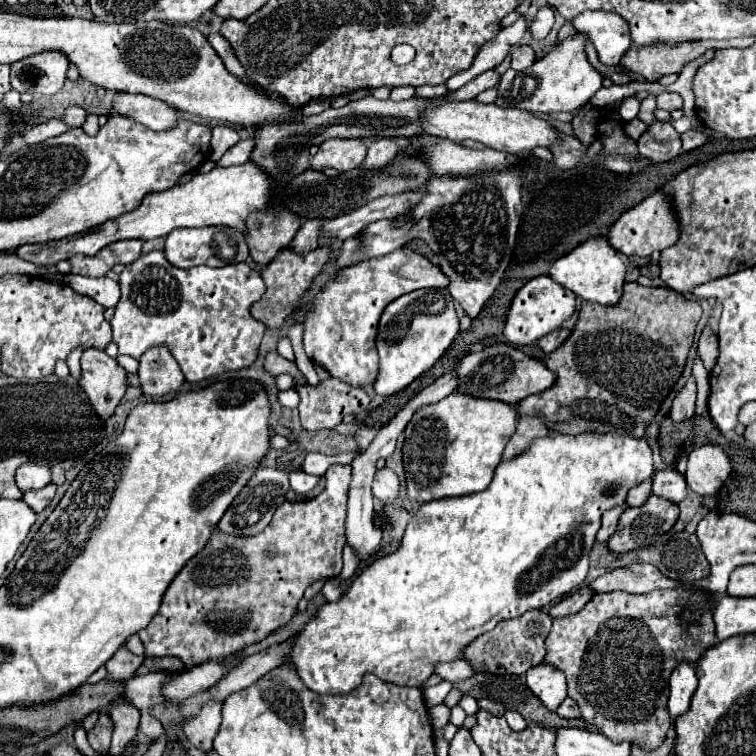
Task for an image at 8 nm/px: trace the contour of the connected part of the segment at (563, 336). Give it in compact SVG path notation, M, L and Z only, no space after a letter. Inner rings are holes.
M556 329L554 333L548 333L546 337L542 337L542 341L538 341L538 345L544 349L544 353L552 353L568 339L568 335L570 335L568 329Z

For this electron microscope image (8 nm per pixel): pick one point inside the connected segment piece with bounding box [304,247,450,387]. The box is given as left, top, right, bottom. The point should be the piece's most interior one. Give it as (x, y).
(339, 333)

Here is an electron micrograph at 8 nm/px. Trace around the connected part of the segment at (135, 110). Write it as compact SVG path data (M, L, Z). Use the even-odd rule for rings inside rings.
M114 93L112 105L118 113L128 115L130 119L146 125L152 131L166 131L178 123L178 111L164 101L146 97L146 95L130 95L130 93Z

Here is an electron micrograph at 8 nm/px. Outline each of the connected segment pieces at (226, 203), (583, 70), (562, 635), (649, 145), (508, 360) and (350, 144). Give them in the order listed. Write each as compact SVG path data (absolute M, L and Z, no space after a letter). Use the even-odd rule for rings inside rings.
M244 163L236 167L214 167L208 173L194 175L188 183L178 183L174 189L166 189L162 193L148 193L142 199L142 205L122 217L110 219L86 233L78 233L74 237L66 237L66 241L50 241L50 245L20 245L18 249L10 251L20 259L28 259L34 263L58 263L68 259L76 253L96 255L100 249L114 241L122 239L156 239L168 235L172 229L178 227L204 227L204 225L226 225L238 231L246 231L246 217L252 211L264 209L272 199L274 185L270 183L268 175L256 167L254 163Z
M578 33L572 39L560 41L554 51L546 53L530 69L526 71L508 69L500 77L498 97L494 103L500 107L516 107L516 109L526 109L532 113L546 113L546 115L558 111L574 113L576 109L586 105L592 99L592 95L602 87L602 75L588 63L584 53L584 41L586 37Z
M676 589L652 591L648 595L634 593L600 593L594 595L582 611L576 615L568 615L562 619L554 619L554 627L546 639L546 663L558 667L568 679L568 695L578 703L582 711L582 719L596 725L600 733L604 733L614 743L630 741L632 745L652 751L662 745L668 729L672 727L672 719L668 715L668 681L672 671L686 659L688 663L698 661L698 657L718 643L714 637L714 621L712 613L706 613L702 621L692 621L686 629L686 619L682 613L690 609L690 603L702 601L698 593L684 593ZM644 695L644 705L640 705L638 697Z
M654 119L654 123L648 125L648 129L638 139L638 151L650 163L664 163L680 153L682 139L670 121L672 119L668 121Z
M500 343L500 345L490 345L482 351L468 353L460 363L458 363L458 391L468 393L472 397L486 397L486 399L498 399L504 403L520 403L524 397L542 393L548 387L554 385L556 377L550 369L540 359L528 357L524 351L516 349L514 345Z
M326 139L318 153L310 159L314 171L324 171L328 167L350 171L356 169L366 157L366 143L362 139Z

